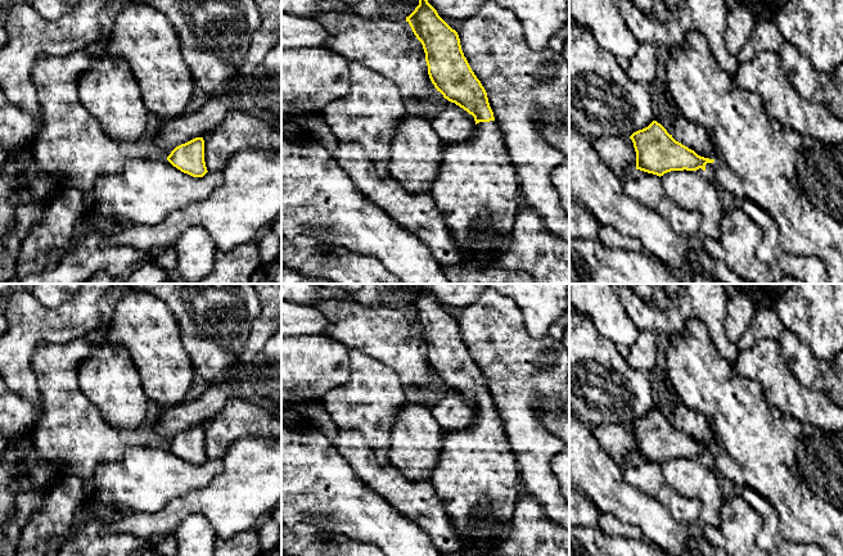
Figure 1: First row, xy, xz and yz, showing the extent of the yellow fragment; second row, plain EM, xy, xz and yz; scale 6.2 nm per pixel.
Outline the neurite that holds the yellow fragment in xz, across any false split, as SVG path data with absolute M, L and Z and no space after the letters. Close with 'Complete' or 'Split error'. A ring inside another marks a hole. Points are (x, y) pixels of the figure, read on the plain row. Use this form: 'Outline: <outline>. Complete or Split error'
Outline: M425 284L419 286L419 293L406 304L406 309L423 333L428 362L437 379L474 404L475 416L465 428L443 433L439 458L430 482L452 526L465 542L464 555L490 556L488 550L510 533L520 493L515 455L504 421L495 410L487 380L464 344L457 320L438 303Z. Split error

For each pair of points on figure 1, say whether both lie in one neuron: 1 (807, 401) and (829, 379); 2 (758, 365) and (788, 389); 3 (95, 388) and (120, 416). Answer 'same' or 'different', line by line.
1: different
2: same
3: same

